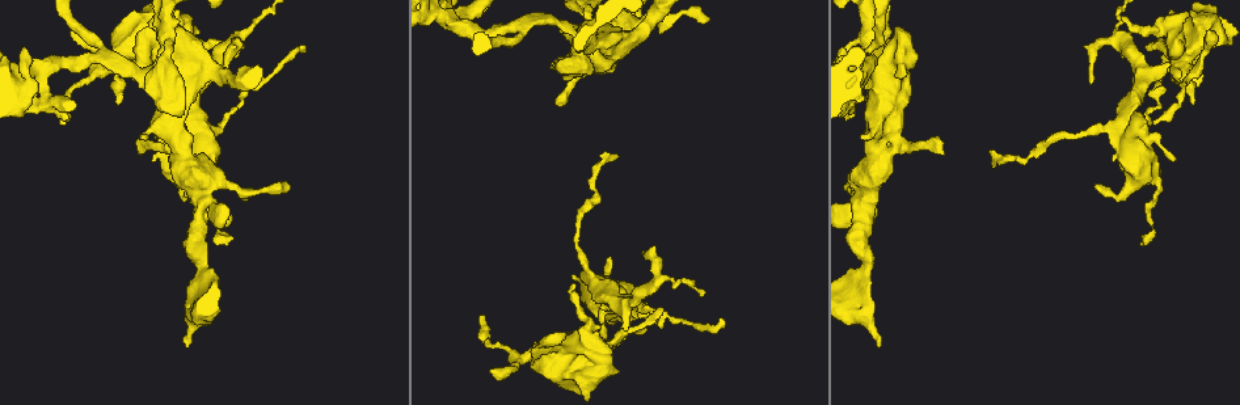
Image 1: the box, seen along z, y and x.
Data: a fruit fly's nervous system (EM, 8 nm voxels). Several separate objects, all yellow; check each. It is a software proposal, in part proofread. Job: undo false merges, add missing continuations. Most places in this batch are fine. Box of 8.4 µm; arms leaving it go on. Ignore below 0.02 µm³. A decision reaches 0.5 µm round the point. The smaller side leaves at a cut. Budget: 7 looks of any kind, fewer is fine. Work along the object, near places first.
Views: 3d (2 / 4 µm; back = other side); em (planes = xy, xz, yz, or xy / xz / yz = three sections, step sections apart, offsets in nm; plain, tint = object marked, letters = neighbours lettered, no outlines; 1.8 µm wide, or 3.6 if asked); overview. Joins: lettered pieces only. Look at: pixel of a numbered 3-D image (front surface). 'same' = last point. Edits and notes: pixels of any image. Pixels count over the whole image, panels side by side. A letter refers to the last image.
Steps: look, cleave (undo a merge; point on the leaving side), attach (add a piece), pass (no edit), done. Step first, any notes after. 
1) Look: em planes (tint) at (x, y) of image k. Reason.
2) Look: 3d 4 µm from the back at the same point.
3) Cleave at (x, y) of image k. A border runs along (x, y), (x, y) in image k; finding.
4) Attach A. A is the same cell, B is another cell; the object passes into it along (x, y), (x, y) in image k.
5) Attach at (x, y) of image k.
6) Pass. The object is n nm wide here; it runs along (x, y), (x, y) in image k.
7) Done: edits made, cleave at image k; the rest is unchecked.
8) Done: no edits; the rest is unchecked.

Look: 3d 4 µm at (903, 48) of image 1. Calibre changes.

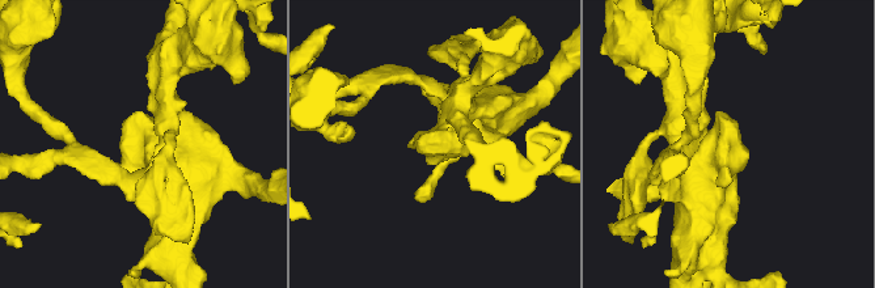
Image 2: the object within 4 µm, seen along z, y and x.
Look: em 3.6 µm planes (plain) at (727, 139) of image 2. Now the EM.

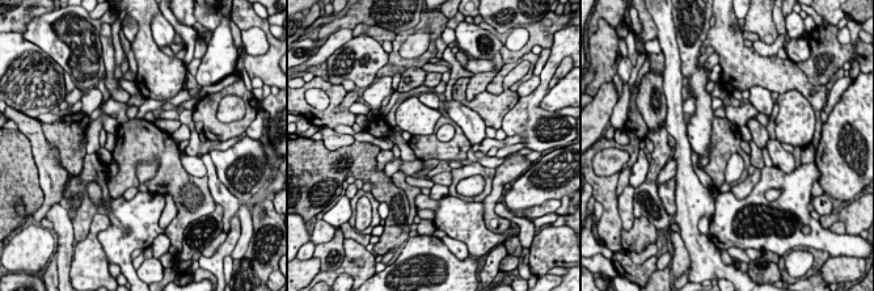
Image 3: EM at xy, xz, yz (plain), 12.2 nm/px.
Look: em 3.6 µm planes (letters) at the same point.

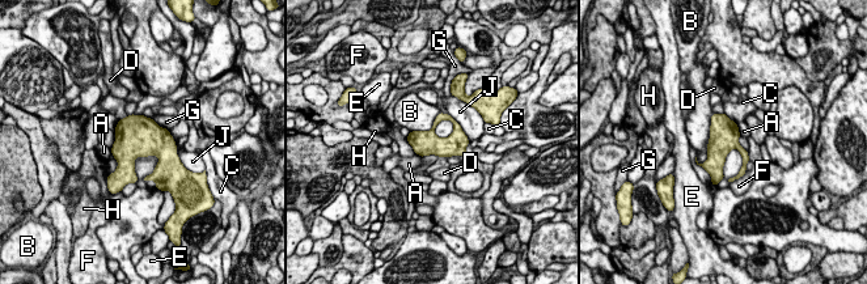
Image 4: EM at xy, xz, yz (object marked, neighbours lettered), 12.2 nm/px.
Pass. The longest contact is with B, 650 nm; A, B, C, D, E, F, G, H and J are other cells; a border runs along (713, 114), (707, 157), (698, 164) in image 4; one cell here.

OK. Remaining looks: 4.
Look: em xy step 8 (tint) at (180, 127) of image 1. Narrows sharply.

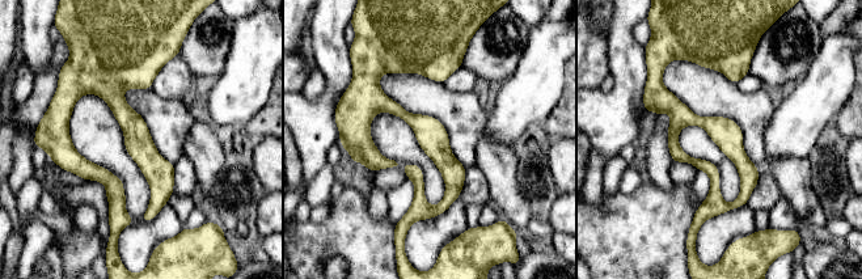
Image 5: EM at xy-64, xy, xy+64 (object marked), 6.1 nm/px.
Look: em planes (letters) at the same point.

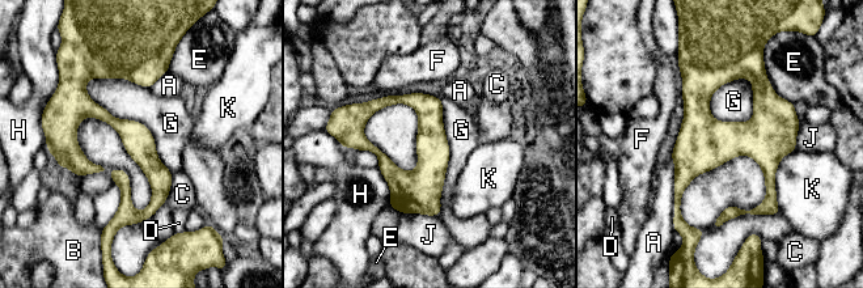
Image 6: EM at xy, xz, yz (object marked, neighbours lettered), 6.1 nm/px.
Pass. A, B, C, D, E, F, G, H, J and K are other cells; a border runs along (91, 77), (172, 173) in image 6; one cell here.

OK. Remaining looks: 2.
Done: no edits; the rest is unchecked.

